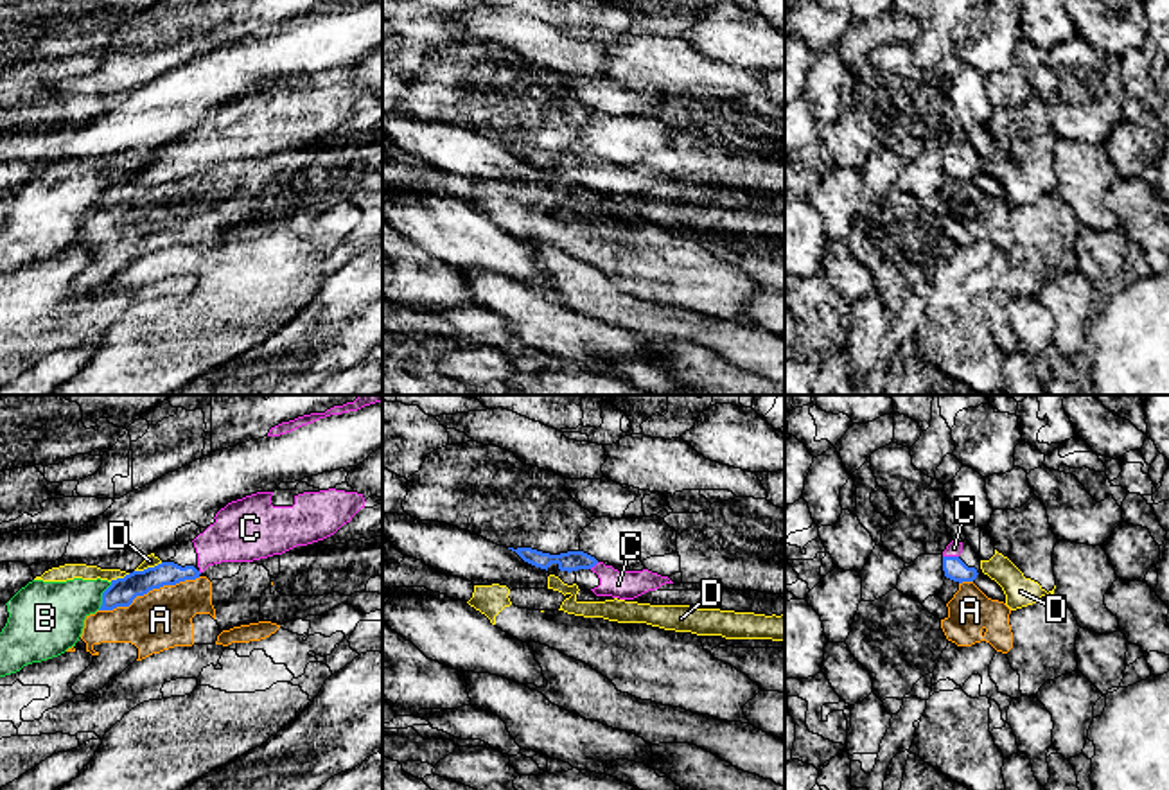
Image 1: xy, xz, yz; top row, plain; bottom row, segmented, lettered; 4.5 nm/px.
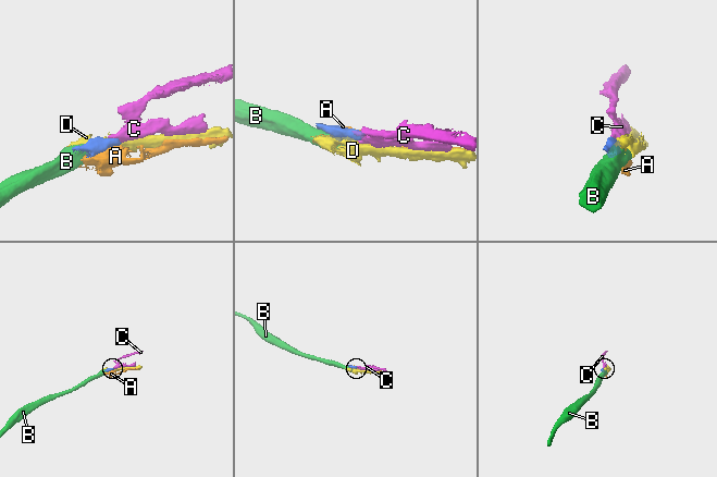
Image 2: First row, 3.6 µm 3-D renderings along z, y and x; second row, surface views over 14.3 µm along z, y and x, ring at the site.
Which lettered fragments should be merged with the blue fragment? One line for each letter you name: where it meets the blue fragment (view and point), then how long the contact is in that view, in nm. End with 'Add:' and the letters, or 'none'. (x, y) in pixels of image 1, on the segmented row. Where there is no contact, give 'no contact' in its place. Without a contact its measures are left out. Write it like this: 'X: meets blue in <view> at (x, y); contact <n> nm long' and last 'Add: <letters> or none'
C: meets blue in yz at (950, 557); contact 70 nm long
Add: C

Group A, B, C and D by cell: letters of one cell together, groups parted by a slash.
A D / B / C

